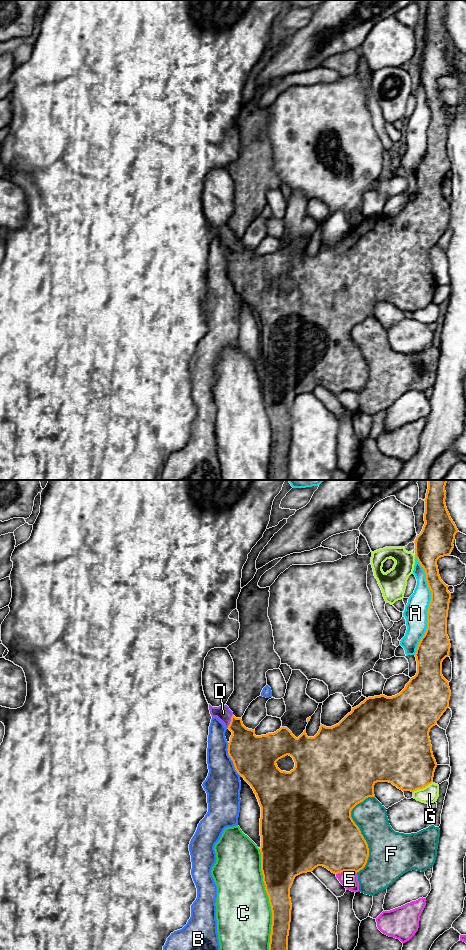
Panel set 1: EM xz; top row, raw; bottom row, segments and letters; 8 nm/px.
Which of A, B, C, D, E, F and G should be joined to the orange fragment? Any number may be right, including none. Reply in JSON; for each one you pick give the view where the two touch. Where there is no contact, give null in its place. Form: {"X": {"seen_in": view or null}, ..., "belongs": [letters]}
{"D": {"seen_in": "xz"}, "belongs": ["D"]}

